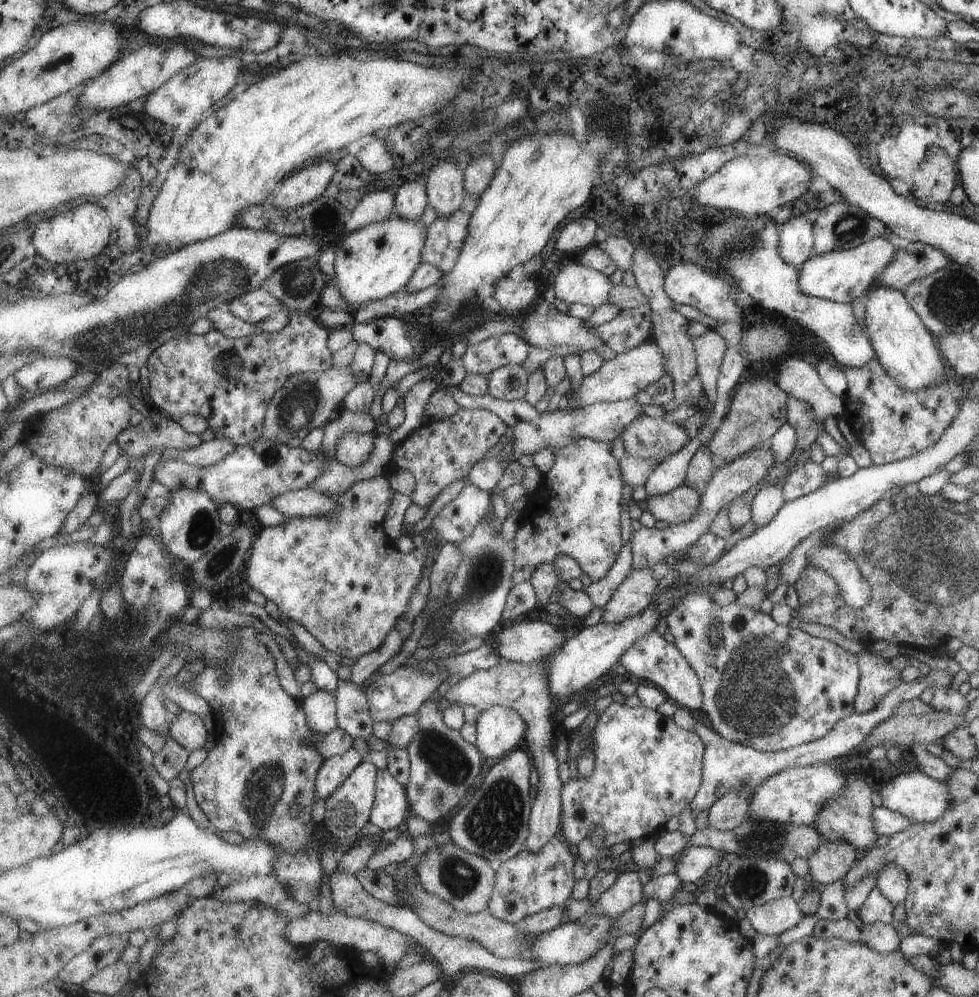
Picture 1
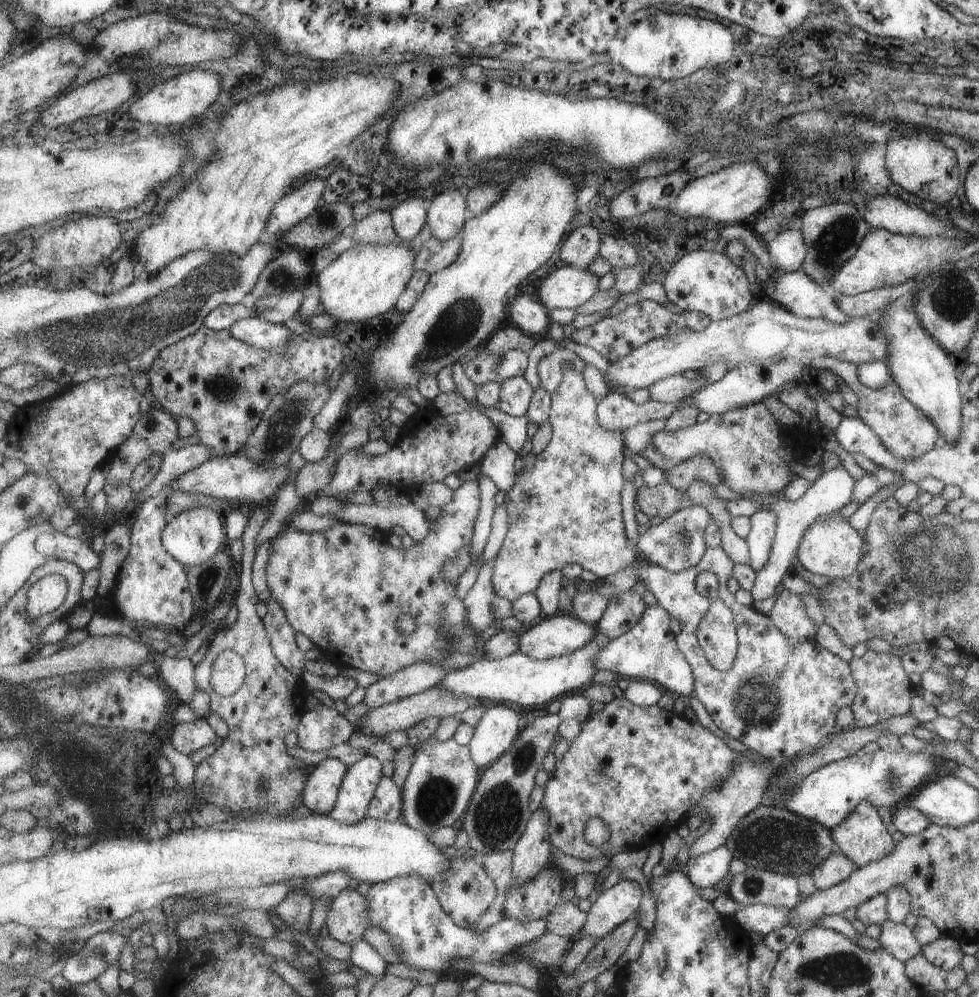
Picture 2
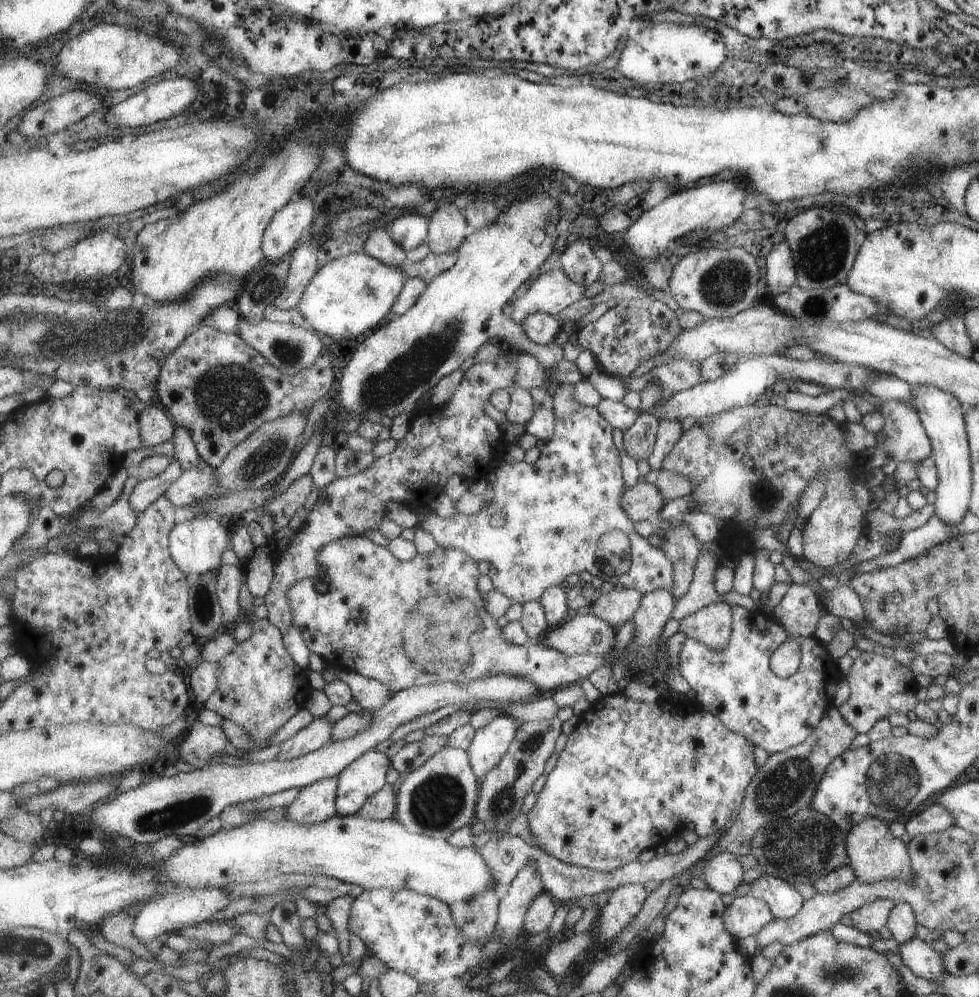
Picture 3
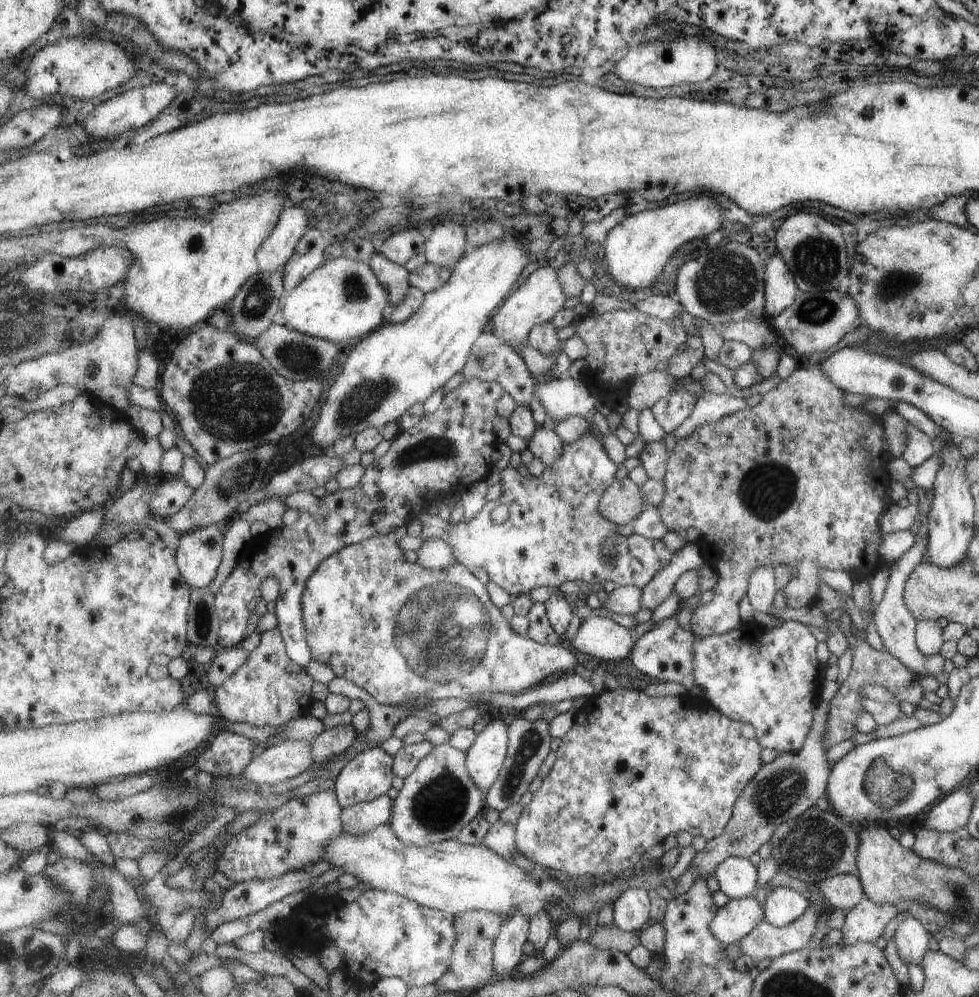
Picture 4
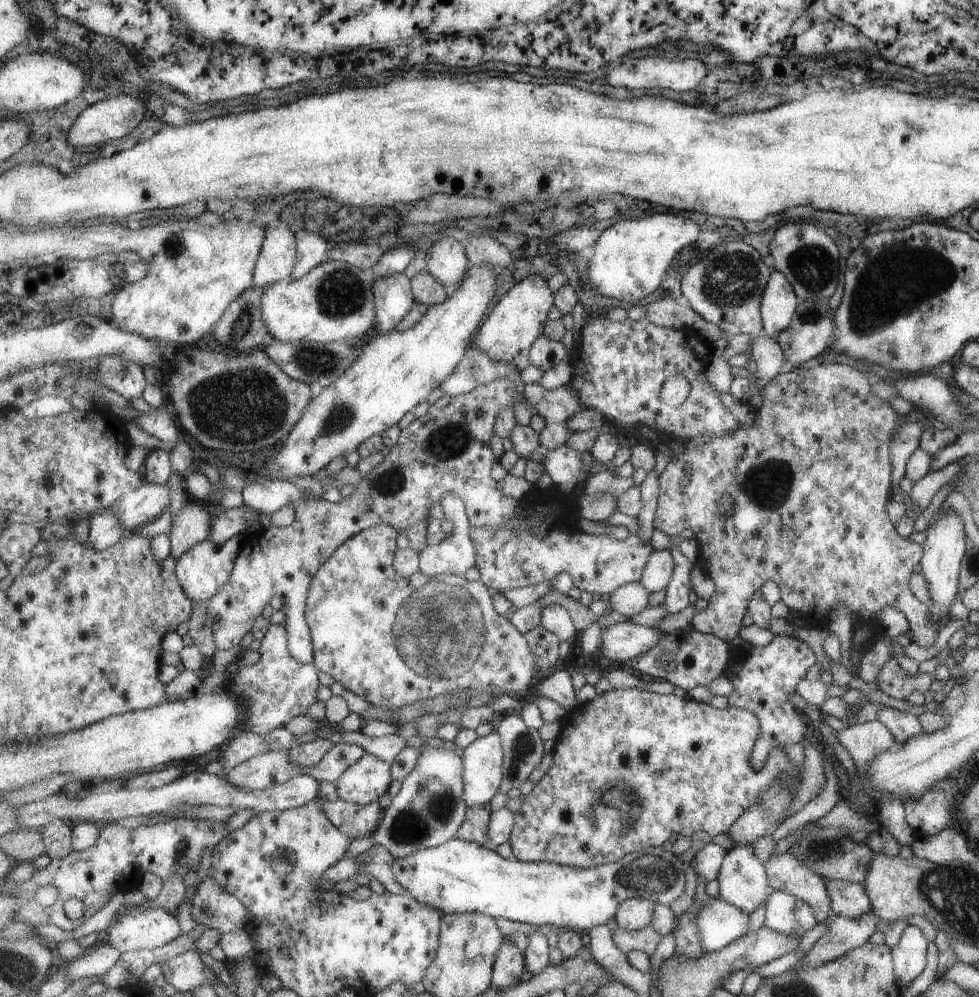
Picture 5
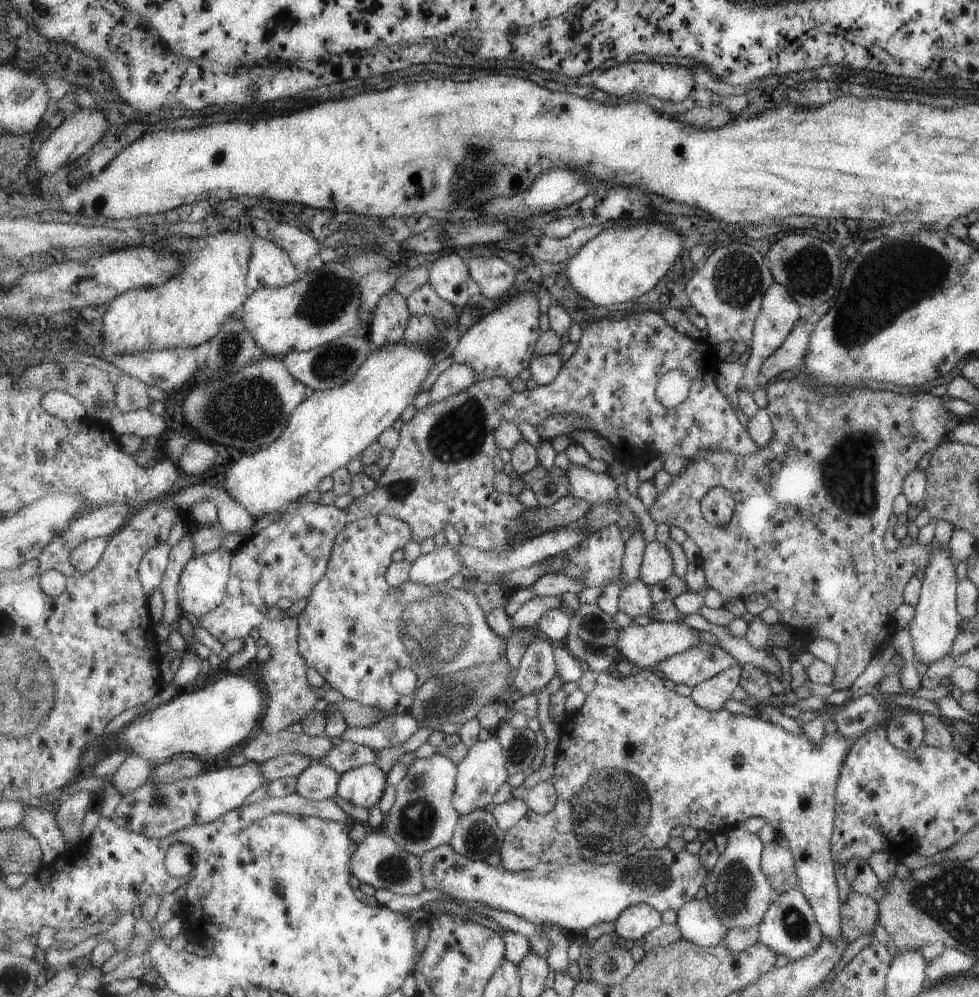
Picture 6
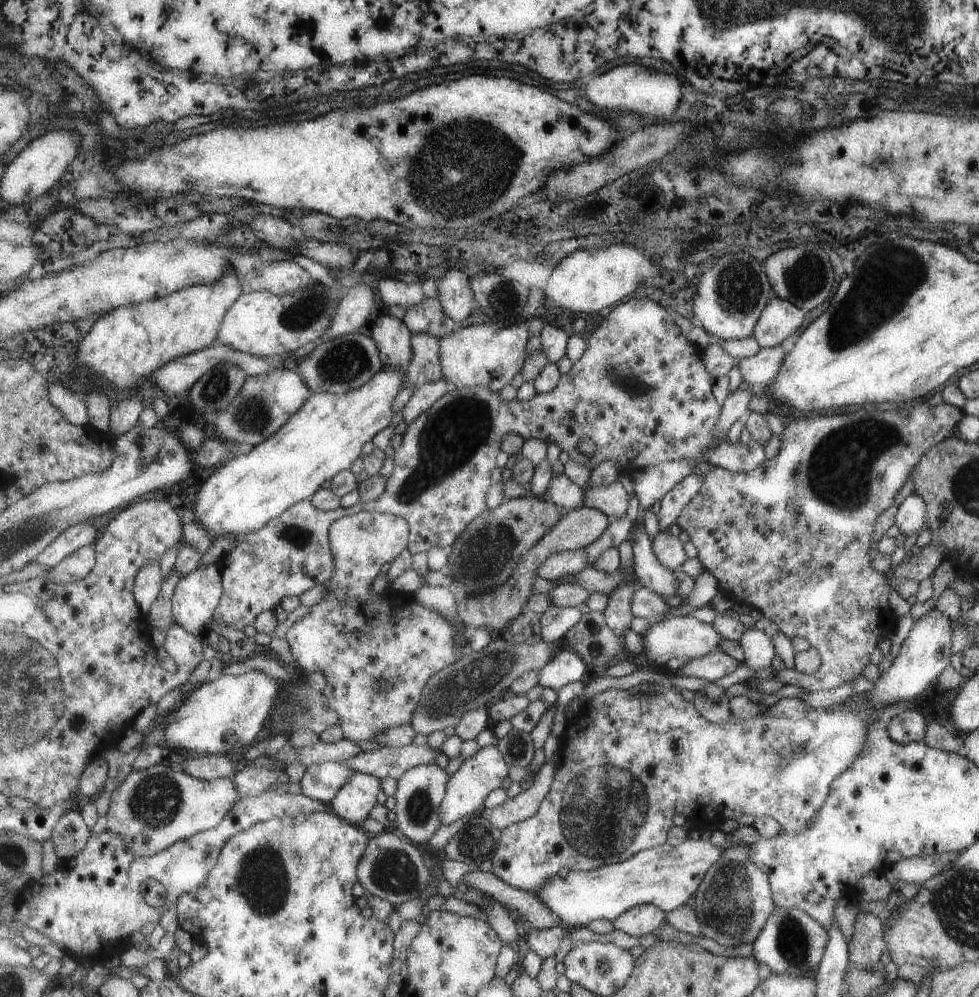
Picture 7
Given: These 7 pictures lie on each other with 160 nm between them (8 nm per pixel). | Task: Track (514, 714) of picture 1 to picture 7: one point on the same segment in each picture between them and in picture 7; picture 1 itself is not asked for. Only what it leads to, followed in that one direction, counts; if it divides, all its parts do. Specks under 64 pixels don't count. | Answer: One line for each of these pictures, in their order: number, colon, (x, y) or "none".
2: (501, 724)
3: (488, 748)
4: (486, 757)
5: (484, 759)
6: (484, 770)
7: (481, 773)

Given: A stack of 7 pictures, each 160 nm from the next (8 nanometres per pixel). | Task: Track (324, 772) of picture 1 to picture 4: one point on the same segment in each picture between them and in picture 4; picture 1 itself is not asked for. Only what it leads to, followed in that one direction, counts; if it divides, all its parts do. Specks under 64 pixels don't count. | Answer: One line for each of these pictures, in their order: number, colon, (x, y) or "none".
2: (320, 795)
3: (316, 802)
4: (297, 833)

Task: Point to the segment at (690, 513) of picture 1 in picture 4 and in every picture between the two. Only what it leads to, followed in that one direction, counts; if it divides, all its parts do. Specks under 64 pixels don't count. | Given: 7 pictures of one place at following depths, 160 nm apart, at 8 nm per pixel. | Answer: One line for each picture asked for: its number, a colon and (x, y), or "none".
2: (664, 499)
3: (645, 501)
4: (624, 501)

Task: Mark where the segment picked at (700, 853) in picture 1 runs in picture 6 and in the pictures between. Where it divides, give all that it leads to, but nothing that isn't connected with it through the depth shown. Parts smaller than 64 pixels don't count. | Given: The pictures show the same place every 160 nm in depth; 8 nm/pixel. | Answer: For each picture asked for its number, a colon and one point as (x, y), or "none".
2: (706, 870)
3: (723, 873)
4: (736, 875)
5: (743, 881)
6: (738, 890)

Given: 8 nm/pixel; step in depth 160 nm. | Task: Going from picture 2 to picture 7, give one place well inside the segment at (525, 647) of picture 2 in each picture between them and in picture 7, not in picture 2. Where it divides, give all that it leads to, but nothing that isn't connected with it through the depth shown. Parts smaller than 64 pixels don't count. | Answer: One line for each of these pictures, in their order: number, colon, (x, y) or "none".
3: (590, 634)
4: (600, 636)
5: (622, 642)
6: (646, 646)
7: (687, 637)

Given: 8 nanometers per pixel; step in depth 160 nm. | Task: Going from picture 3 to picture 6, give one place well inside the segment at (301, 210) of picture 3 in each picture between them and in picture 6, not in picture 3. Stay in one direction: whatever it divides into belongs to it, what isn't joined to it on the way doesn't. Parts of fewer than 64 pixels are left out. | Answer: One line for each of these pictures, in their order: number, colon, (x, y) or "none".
4: (274, 254)
5: (278, 257)
6: (270, 266)

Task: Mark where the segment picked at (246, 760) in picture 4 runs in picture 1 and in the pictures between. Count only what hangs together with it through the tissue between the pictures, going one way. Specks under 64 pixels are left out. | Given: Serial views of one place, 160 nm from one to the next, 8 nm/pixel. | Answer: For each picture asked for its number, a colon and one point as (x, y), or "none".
1: (189, 729)
2: (187, 737)
3: (202, 742)

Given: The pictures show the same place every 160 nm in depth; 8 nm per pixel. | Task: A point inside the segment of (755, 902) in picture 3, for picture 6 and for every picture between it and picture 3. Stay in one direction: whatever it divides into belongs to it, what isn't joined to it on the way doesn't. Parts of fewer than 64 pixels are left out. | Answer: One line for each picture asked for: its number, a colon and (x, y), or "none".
4: (735, 919)
5: (720, 923)
6: (697, 920)

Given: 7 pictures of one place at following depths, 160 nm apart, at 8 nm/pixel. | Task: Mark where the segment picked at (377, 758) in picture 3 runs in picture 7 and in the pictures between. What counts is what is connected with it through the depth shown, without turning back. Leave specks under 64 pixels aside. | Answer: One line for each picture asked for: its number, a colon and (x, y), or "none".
4: (368, 775)
5: (369, 778)
6: (364, 786)
7: (354, 802)

